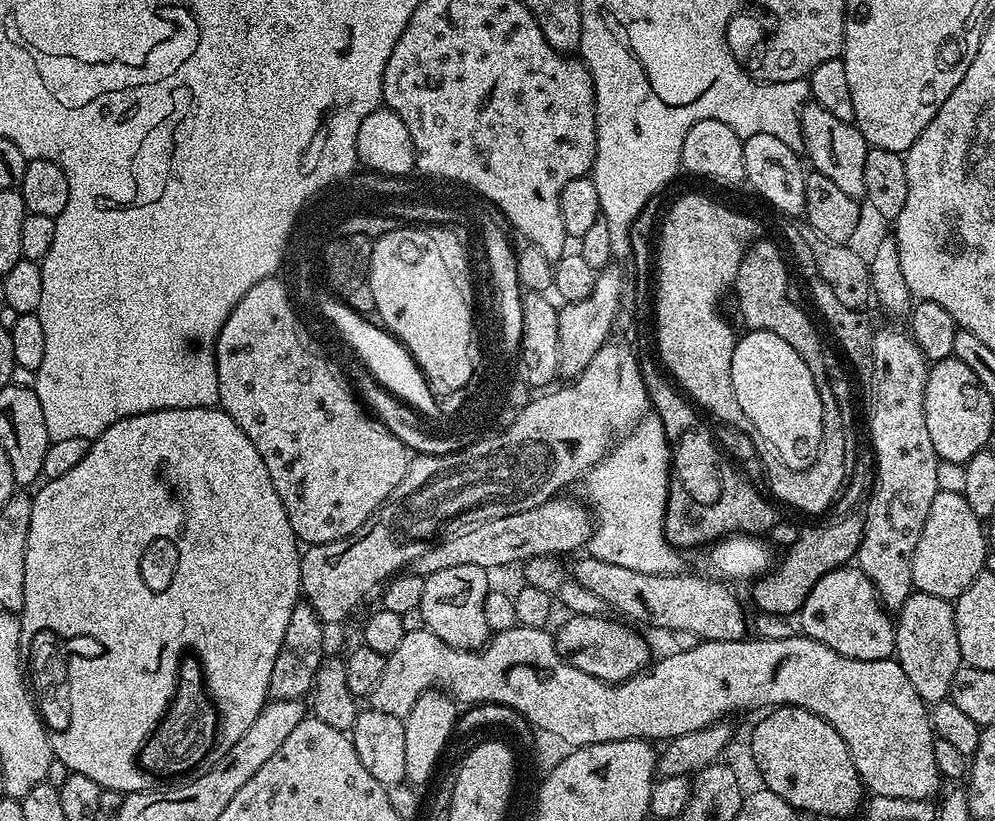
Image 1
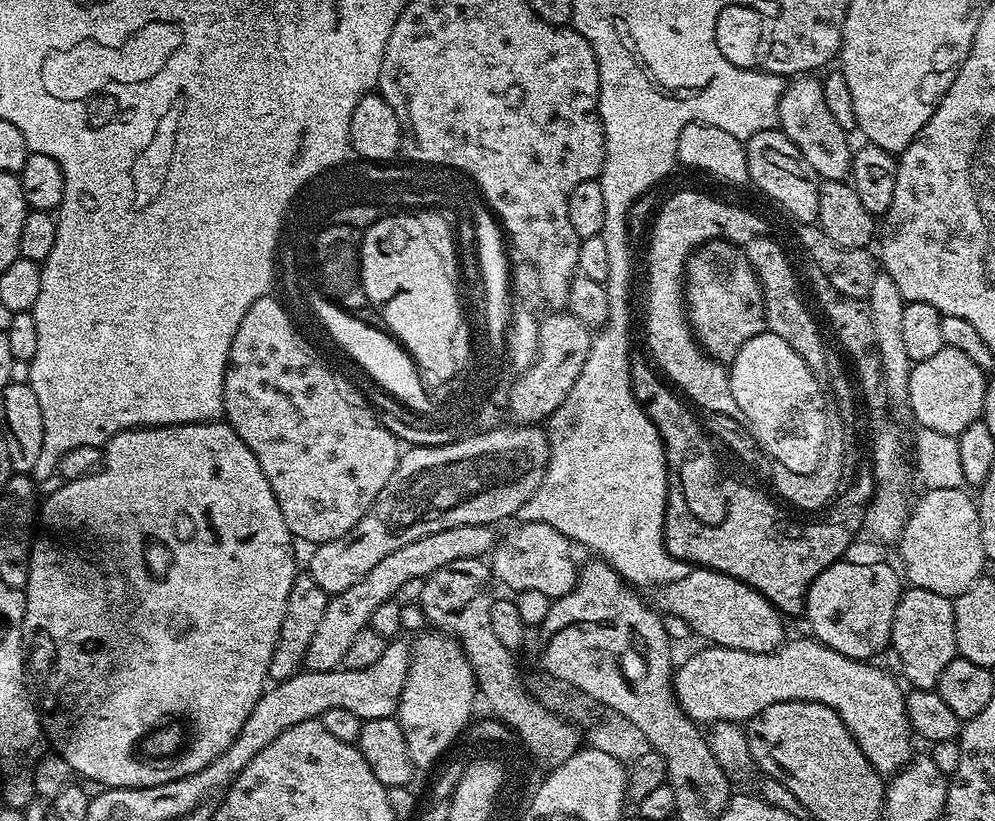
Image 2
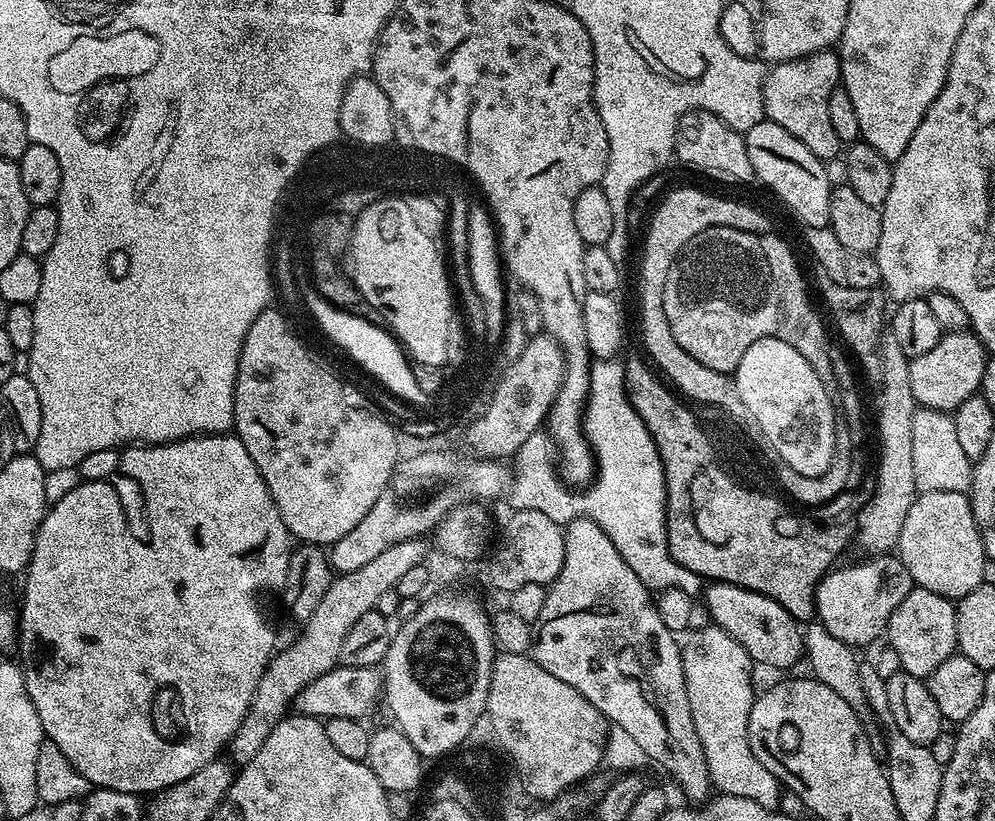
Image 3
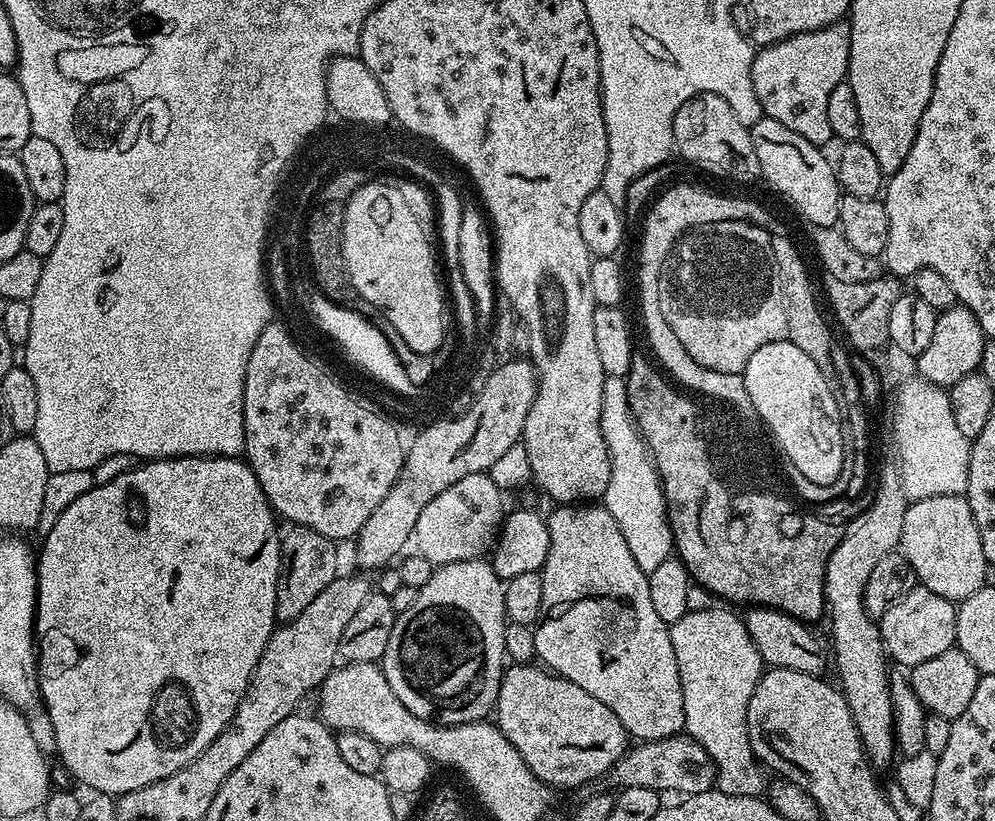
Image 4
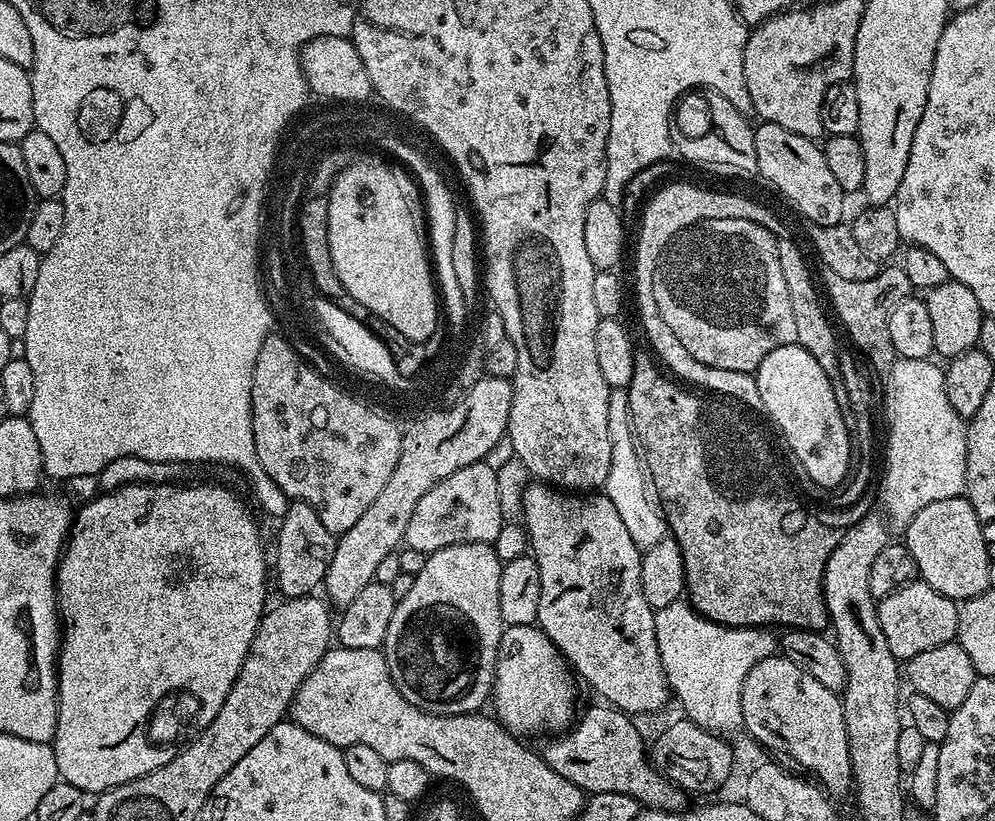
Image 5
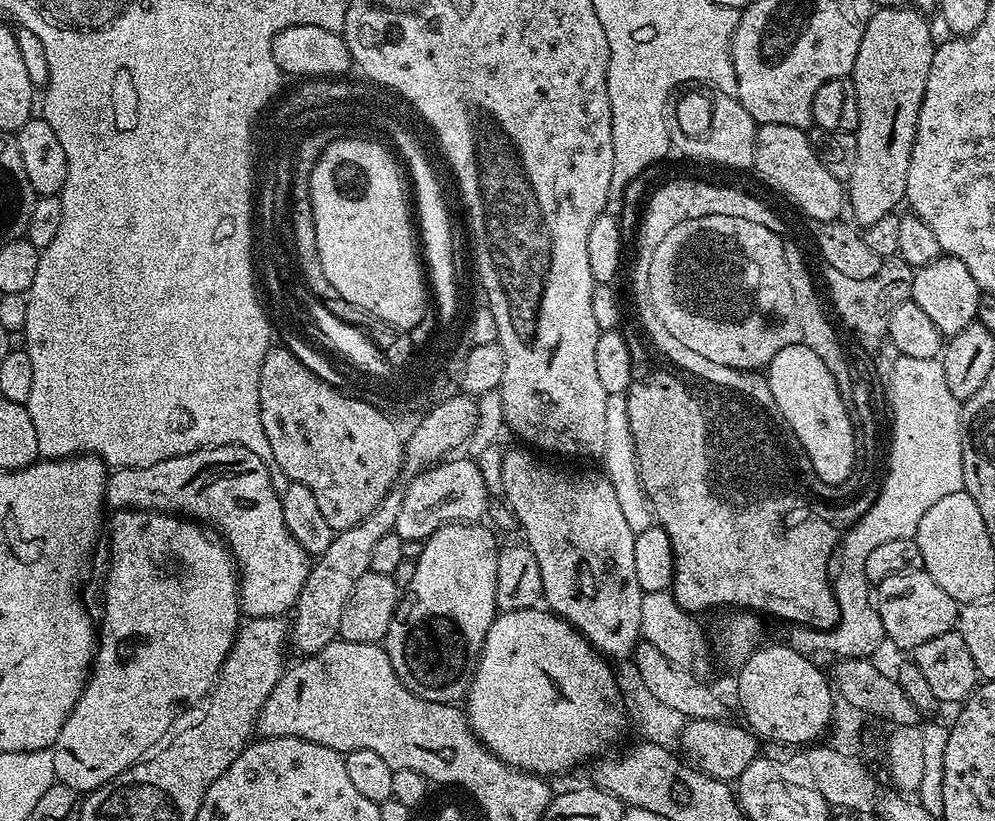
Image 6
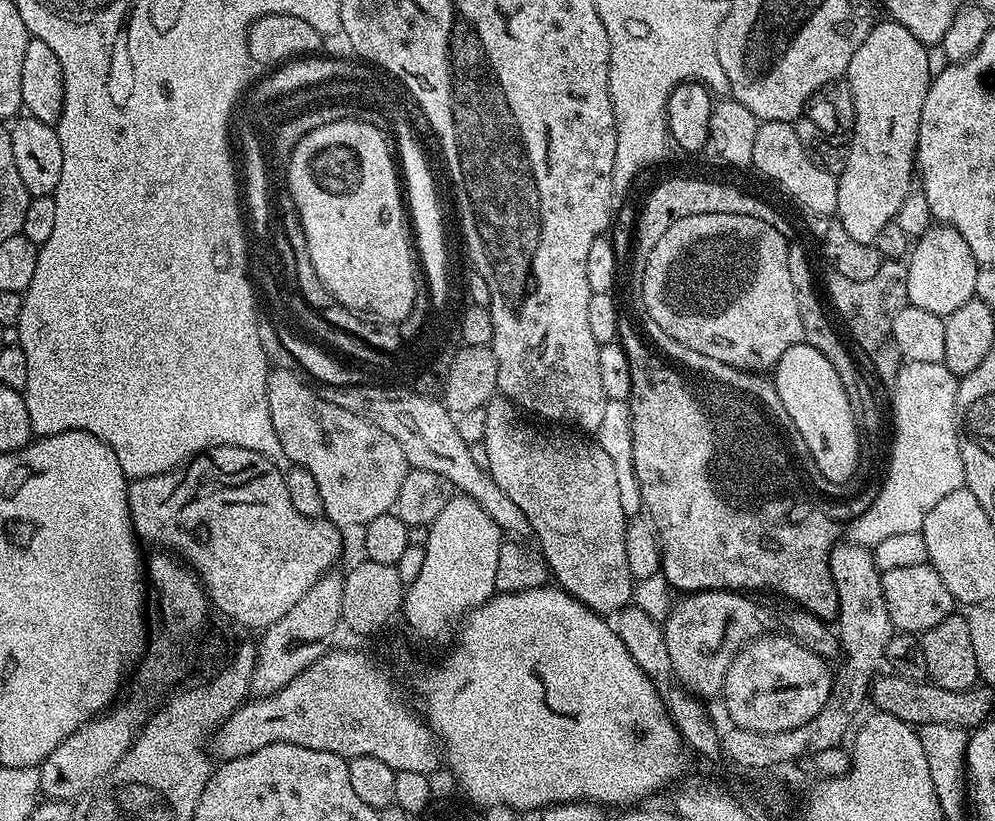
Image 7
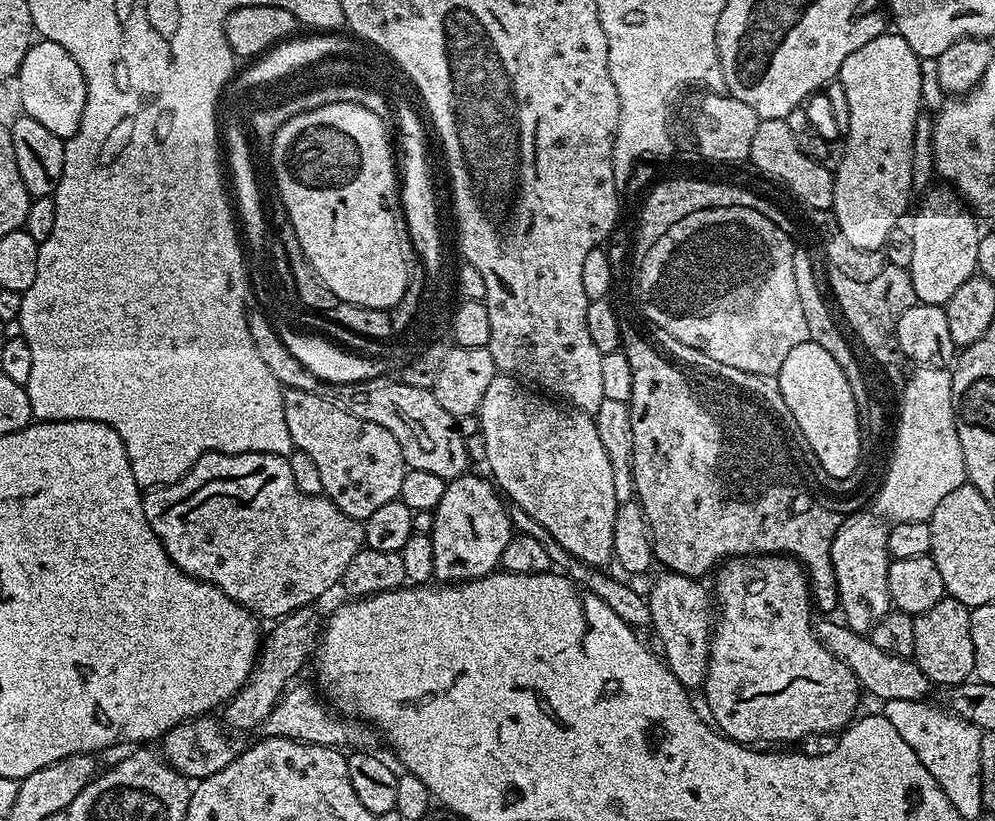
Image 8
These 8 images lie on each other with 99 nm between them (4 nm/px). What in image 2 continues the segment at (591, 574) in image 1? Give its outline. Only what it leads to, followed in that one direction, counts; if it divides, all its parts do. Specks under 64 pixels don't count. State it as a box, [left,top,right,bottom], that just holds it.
[654,567,785,654]

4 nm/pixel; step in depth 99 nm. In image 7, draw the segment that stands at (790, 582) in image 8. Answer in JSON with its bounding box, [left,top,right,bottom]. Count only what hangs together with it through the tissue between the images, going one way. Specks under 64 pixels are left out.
[722,634,834,731]

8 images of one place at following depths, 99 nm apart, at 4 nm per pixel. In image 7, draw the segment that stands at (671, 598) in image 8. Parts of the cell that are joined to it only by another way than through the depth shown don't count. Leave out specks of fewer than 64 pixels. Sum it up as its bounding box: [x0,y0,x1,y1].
[662,592,776,698]

